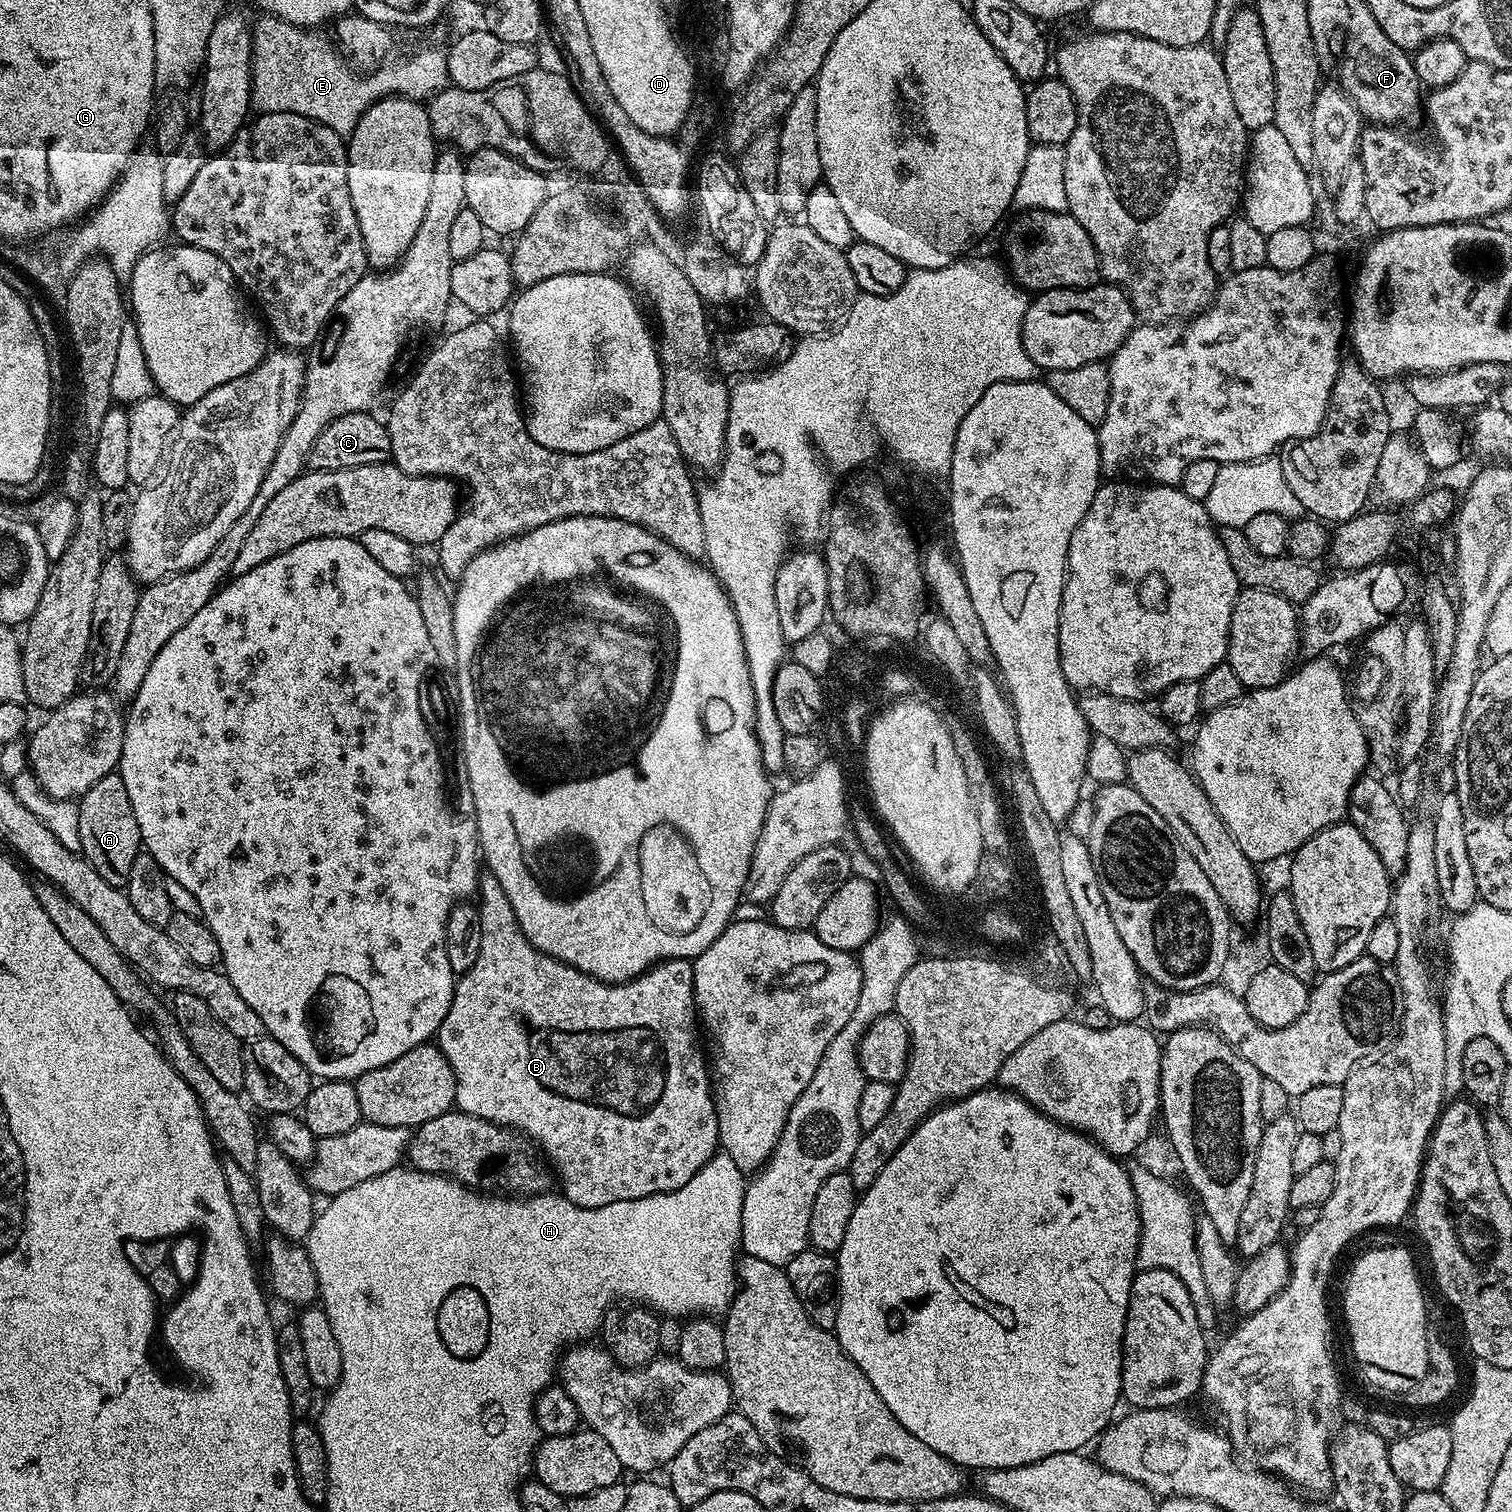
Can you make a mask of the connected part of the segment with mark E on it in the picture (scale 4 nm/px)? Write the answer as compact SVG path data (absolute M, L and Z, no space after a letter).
M264 14L260 21L252 24L252 103L261 113L296 112L299 116L308 116L320 124L326 125L342 137L351 136L362 114L377 100L387 96L406 96L409 100L427 101L429 98L449 87L448 53L442 47L424 48L413 54L409 60L400 60L397 64L385 62L378 70L367 75L361 74L341 53L331 39L323 36L323 31L300 28L281 20L279 16Z

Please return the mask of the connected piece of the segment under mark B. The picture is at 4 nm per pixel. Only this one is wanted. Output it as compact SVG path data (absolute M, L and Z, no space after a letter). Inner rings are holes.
M490 874L481 875L478 907L482 918L482 946L478 949L474 966L470 966L470 970L466 970L466 974L456 980L450 1010L446 1010L446 1018L438 1033L438 1047L456 1075L455 1107L471 1116L499 1124L502 1128L511 1128L529 1141L537 1140L541 1148L539 1151L548 1155L546 1160L558 1181L558 1188L560 1184L559 1191L564 1199L579 1208L610 1206L610 1202L637 1200L686 1186L686 1182L690 1182L690 1178L694 1178L694 1174L706 1166L710 1157L716 1155L720 1143L714 1089L710 1083L710 1064L705 1049L703 1052L696 1041L698 1009L692 960L661 960L626 984L607 984L604 980L595 980L593 976L571 968L569 964L545 952L539 952L518 926L514 906L510 906L510 898L506 898L506 890L502 890L498 878Z

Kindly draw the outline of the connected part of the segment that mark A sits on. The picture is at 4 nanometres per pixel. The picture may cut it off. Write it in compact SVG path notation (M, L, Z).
M119 774L106 778L98 778L86 794L79 797L78 803L78 838L80 852L110 886L121 890L127 889L130 870L134 867L134 858L142 851L138 818L134 818L134 810L130 806L130 798L126 798L126 786Z

